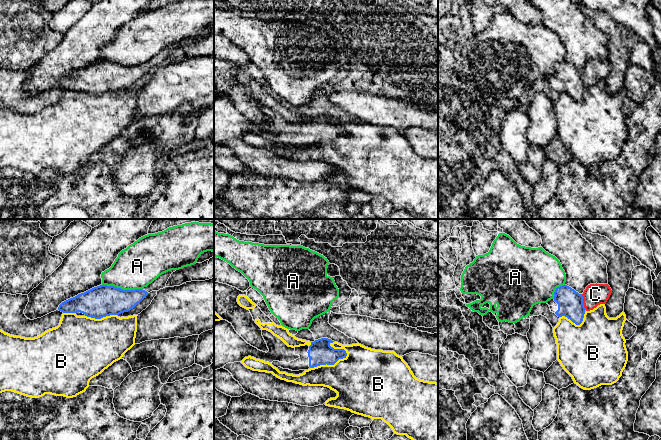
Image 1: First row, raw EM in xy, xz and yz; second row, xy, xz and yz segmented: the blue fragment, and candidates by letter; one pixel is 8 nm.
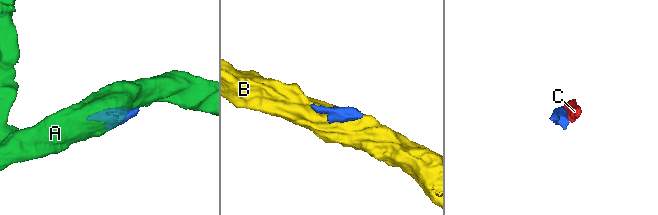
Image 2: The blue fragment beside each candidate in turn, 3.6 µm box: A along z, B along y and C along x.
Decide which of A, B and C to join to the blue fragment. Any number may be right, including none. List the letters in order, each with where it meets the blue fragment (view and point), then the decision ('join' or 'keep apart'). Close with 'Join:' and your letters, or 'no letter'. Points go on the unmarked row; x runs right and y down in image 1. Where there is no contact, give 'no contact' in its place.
A: xy (122, 65) | keep apart
B: xz (329, 140) | keep apart
C: yz (582, 78) | keep apart
Join: no letter

